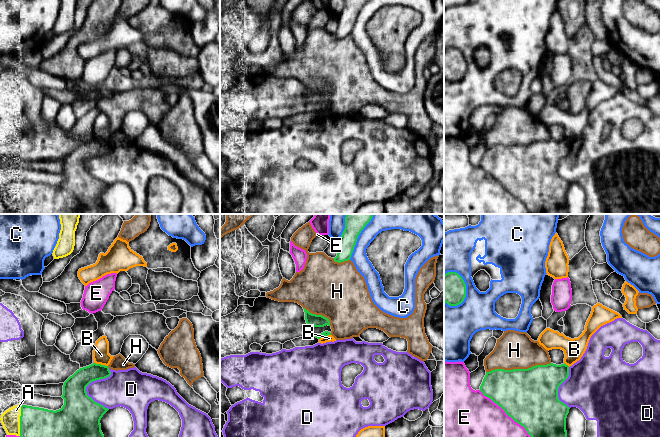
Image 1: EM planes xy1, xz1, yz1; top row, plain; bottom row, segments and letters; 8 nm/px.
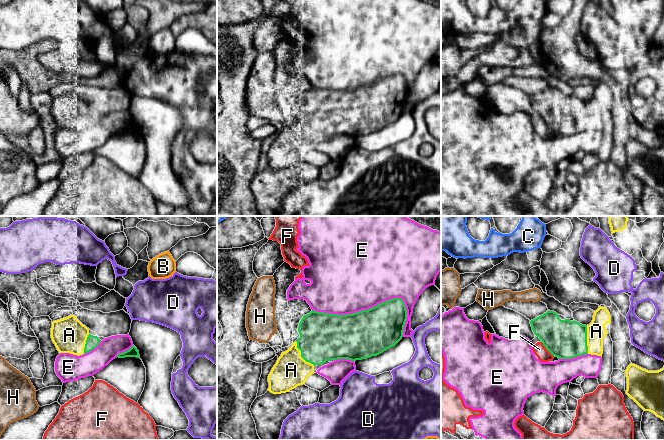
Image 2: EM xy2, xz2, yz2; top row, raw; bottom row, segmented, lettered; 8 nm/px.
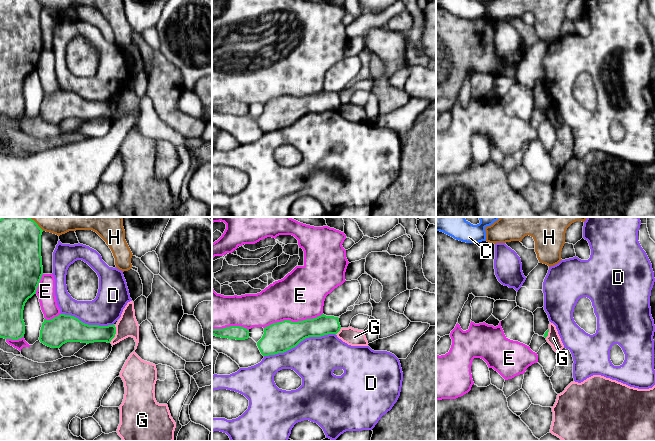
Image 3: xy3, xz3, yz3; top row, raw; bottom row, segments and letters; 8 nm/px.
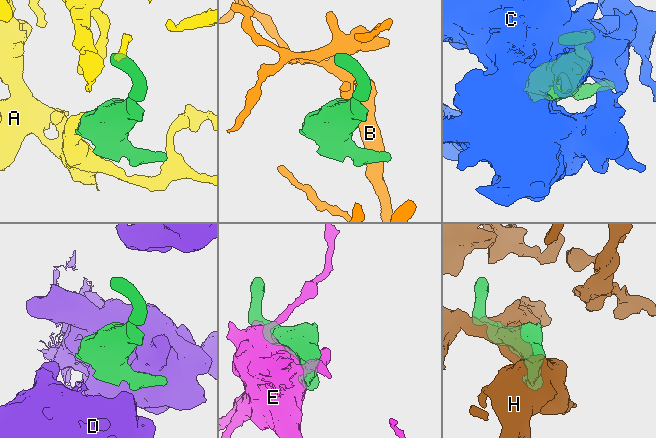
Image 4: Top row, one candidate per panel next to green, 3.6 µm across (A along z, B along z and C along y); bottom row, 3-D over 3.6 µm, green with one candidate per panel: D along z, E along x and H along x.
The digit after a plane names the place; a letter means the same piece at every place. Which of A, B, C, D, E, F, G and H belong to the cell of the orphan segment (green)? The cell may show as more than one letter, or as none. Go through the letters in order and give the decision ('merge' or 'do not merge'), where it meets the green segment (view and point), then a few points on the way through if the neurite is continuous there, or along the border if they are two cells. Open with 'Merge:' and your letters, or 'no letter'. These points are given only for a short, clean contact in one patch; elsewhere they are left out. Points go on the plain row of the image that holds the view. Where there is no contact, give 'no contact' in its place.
Merge: A
A: merge; contact xy1 (20, 196)
B: do not merge; contact xy1 (100, 140); border xy1 (94, 138), (107, 142)
C: do not merge; contact xz1 (356, 17)
D: do not merge; contact xz3 (299, 118)
E: do not merge; contact xz2 (367, 86)
F: do not merge; contact yz2 (546, 124)
G: do not merge; contact xy3 (115, 109); border xy3 (115, 101), (115, 112), (109, 118)
H: do not merge; contact yz1 (518, 145)

